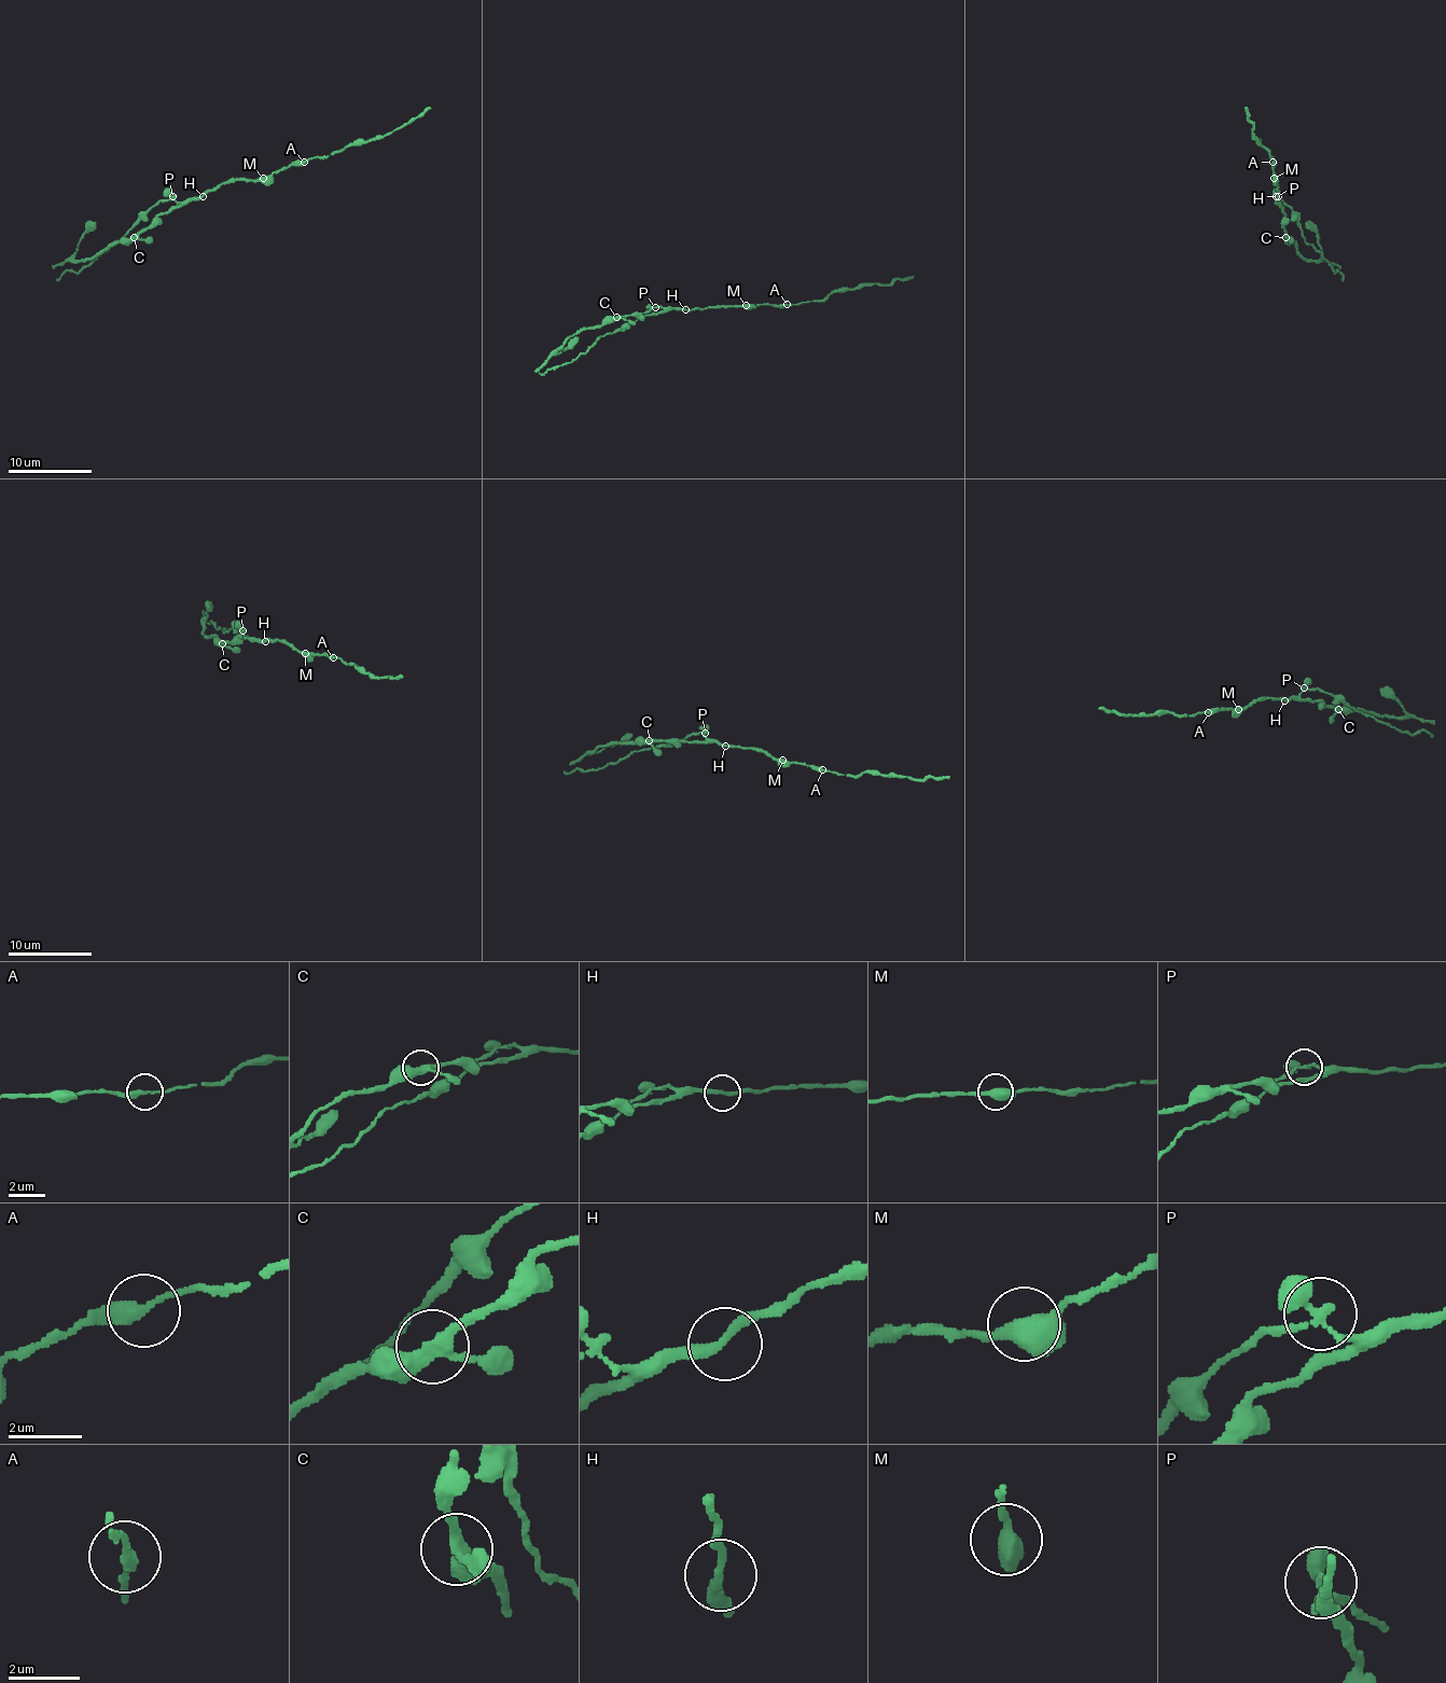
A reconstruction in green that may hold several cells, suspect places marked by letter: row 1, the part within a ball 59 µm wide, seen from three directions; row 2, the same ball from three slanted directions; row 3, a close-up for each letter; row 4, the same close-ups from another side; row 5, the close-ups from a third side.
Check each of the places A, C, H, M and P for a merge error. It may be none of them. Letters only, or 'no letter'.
P

